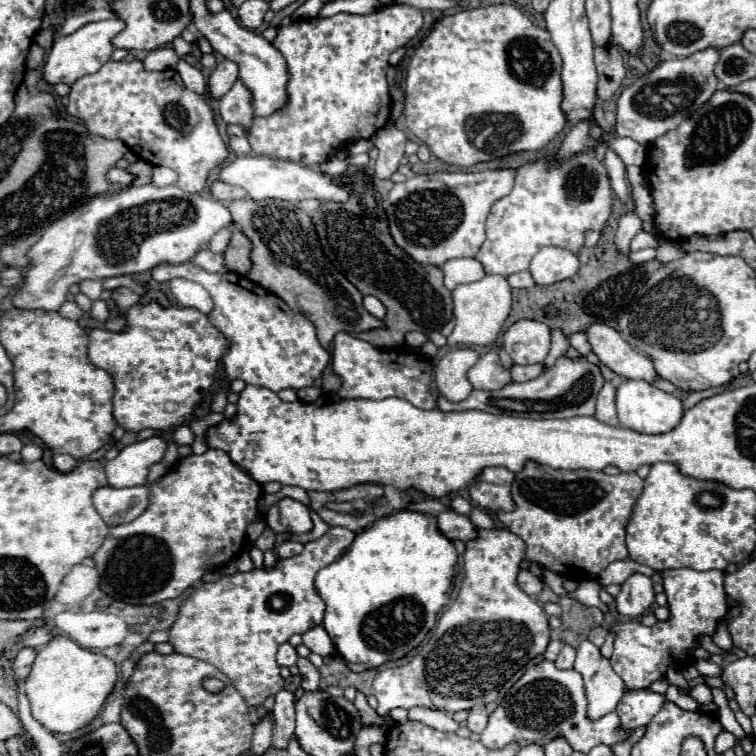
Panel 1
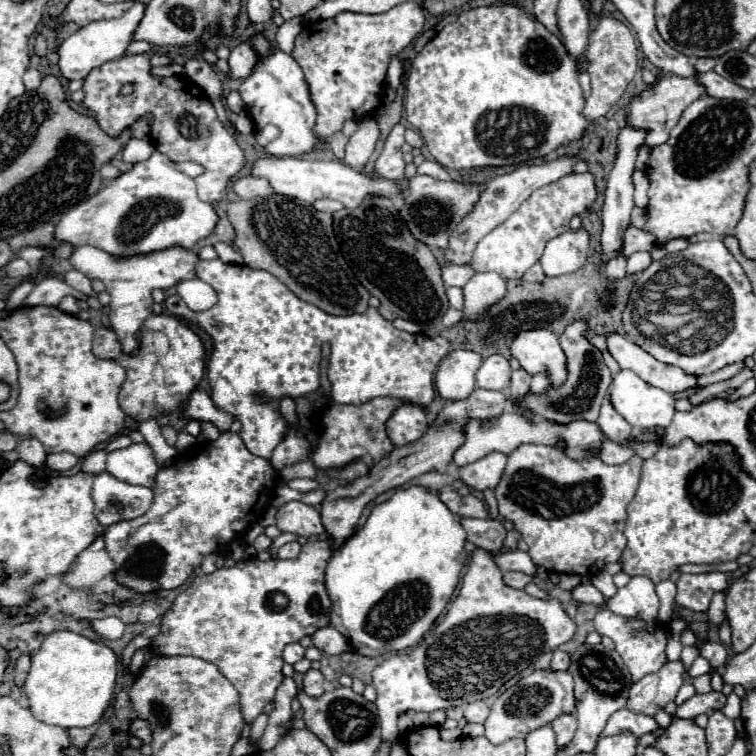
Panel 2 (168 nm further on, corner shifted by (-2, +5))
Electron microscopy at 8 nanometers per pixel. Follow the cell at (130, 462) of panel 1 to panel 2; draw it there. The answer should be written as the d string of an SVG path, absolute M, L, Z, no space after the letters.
M142 442L142 444L130 444L128 448L110 452L106 460L106 472L128 484L152 486L158 466L154 462L154 454L150 446Z

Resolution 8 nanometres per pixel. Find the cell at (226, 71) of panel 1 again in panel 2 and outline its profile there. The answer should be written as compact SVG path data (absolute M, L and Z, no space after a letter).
M248 42L238 44L228 58L228 68L230 68L230 78L246 78L250 70L254 68L256 54Z

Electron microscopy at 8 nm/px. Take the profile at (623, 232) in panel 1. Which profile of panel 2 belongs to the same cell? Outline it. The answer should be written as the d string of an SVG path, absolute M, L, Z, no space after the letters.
M622 250L614 258L610 258L606 262L604 272L606 272L608 278L622 278L622 276L626 276L626 256L622 254Z

